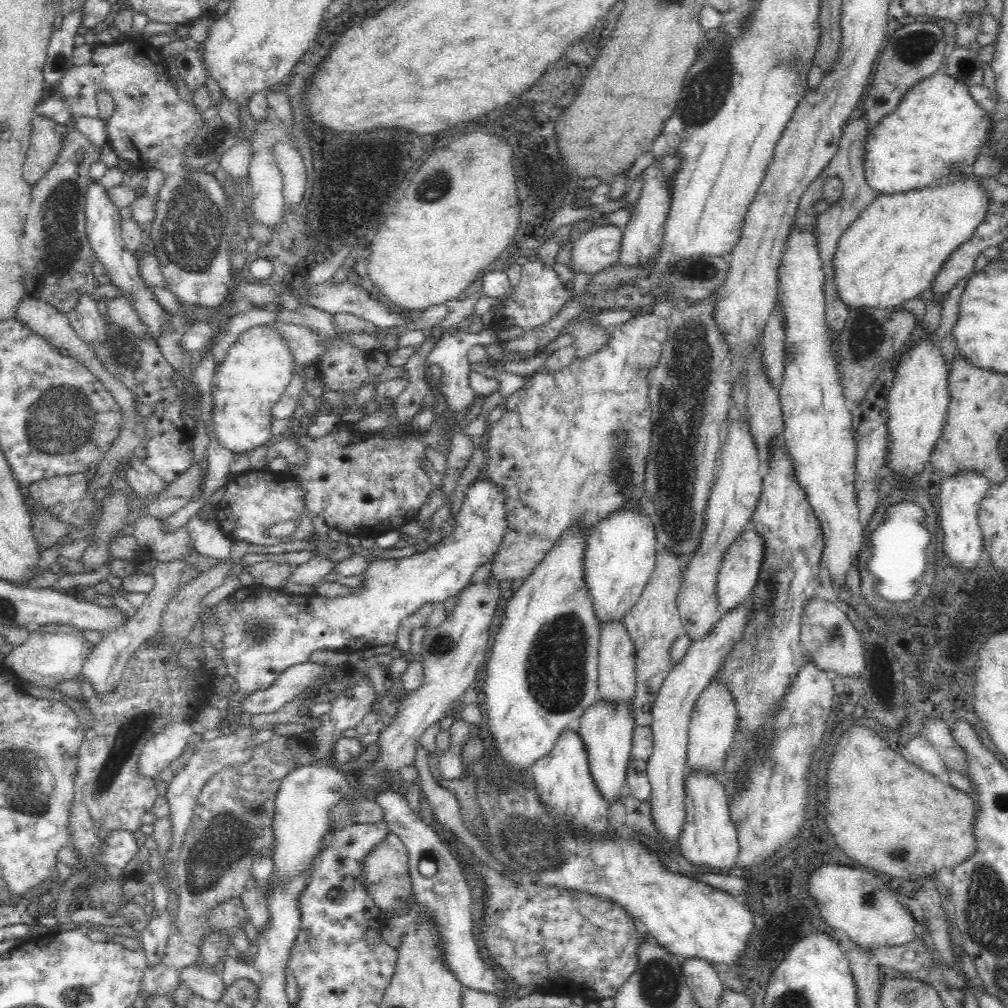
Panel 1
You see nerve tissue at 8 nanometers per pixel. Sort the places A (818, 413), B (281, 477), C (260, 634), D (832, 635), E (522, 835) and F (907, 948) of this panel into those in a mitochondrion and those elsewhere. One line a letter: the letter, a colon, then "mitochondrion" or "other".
A: other
B: other
C: mitochondrion
D: mitochondrion
E: mitochondrion
F: other

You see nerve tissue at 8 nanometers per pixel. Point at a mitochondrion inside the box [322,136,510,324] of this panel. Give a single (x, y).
(437, 189)

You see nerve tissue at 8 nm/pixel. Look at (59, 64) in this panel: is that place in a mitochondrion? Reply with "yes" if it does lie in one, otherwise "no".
no

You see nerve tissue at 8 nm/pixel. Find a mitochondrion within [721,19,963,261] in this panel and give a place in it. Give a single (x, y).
(910, 50)

